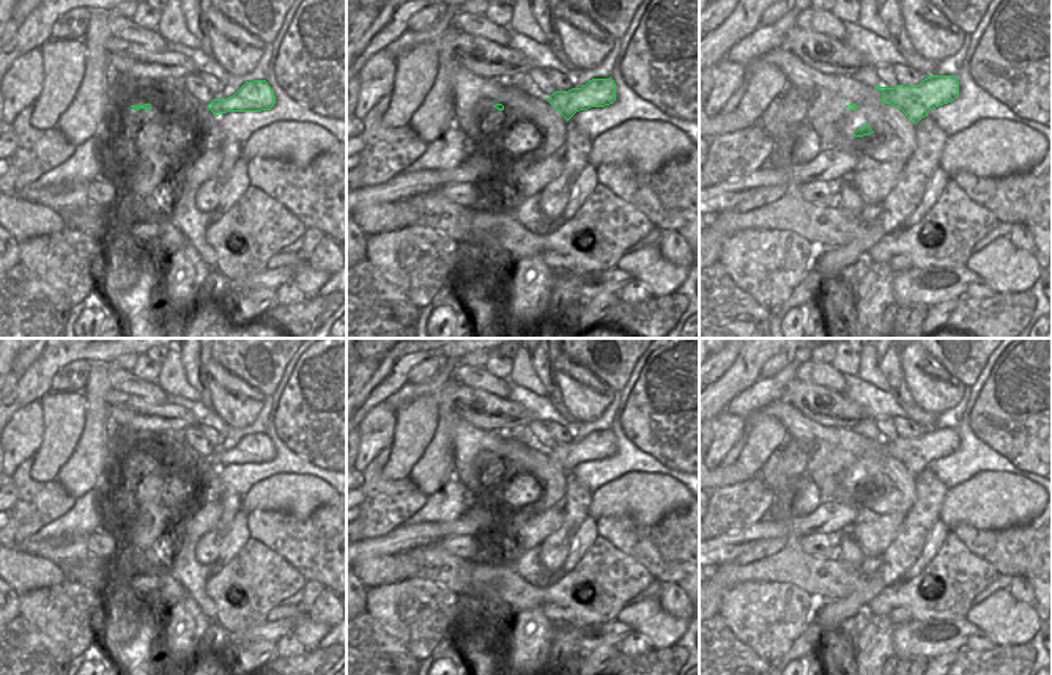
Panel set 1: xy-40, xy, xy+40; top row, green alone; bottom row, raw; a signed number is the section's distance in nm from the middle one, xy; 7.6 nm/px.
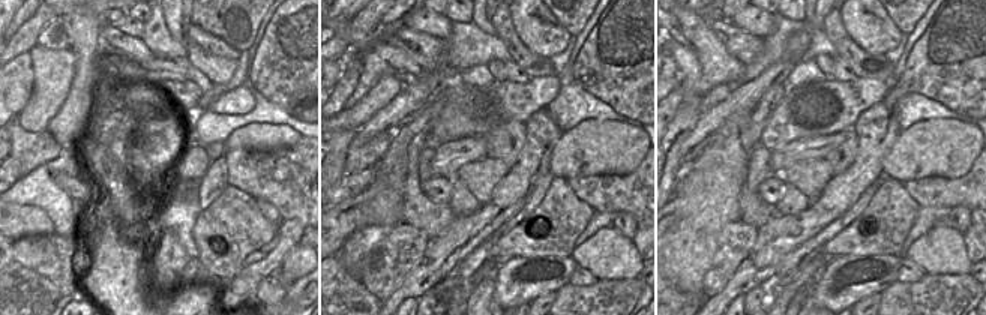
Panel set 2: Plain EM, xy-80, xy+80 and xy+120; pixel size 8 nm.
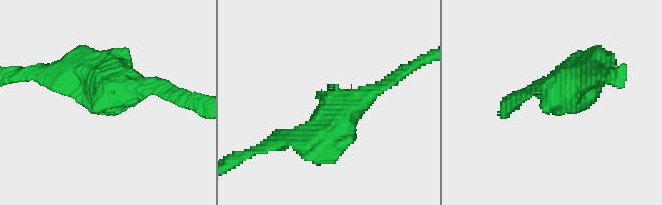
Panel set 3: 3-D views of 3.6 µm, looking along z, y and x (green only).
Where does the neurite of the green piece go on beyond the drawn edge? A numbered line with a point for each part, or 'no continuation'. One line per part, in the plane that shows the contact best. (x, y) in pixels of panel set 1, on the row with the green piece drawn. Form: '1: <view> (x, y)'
no continuation

